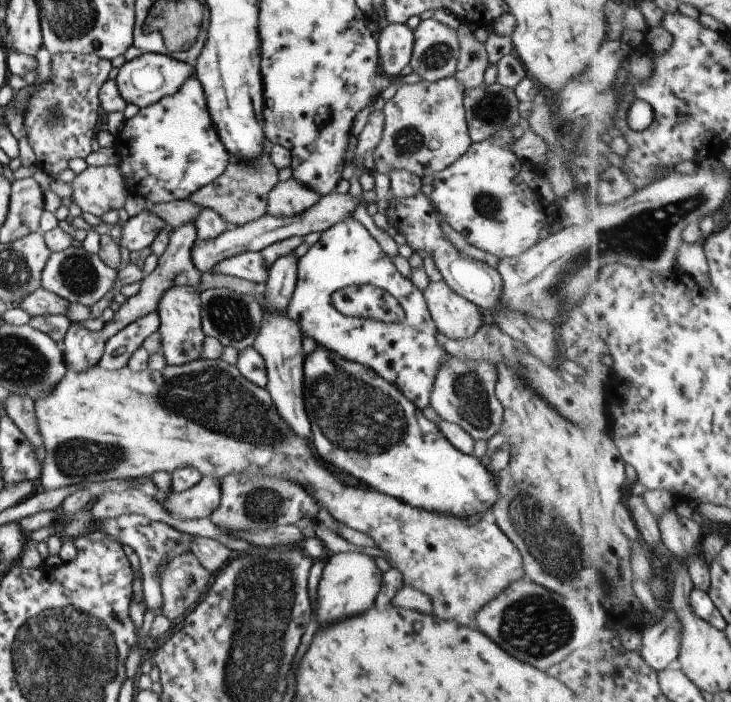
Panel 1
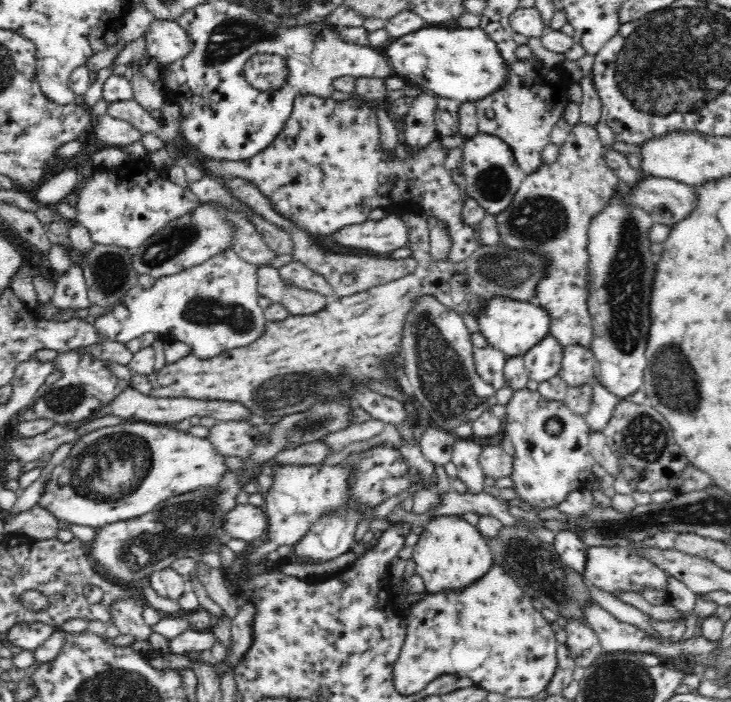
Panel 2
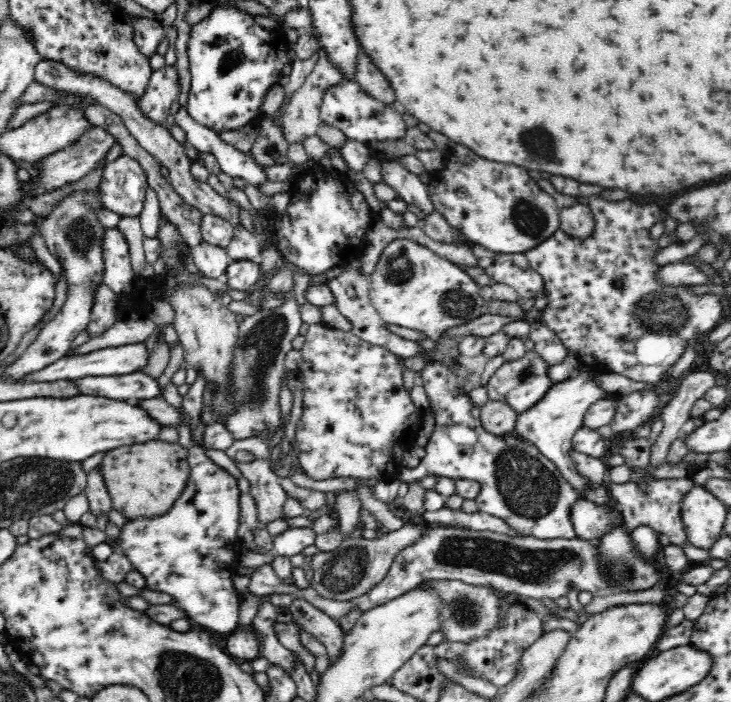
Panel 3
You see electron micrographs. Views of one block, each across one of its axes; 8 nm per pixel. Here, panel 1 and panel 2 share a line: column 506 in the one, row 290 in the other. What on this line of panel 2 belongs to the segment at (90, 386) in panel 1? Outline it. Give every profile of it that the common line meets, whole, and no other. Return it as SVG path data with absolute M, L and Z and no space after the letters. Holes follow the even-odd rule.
M580 121L572 127L566 143L560 146L556 161L526 175L512 204L494 215L500 243L510 249L526 249L546 257L546 274L538 284L533 301L548 311L550 334L564 347L588 347L594 338L587 303L587 232L591 218L605 209L620 184L618 175L606 165L604 151L595 127Z

